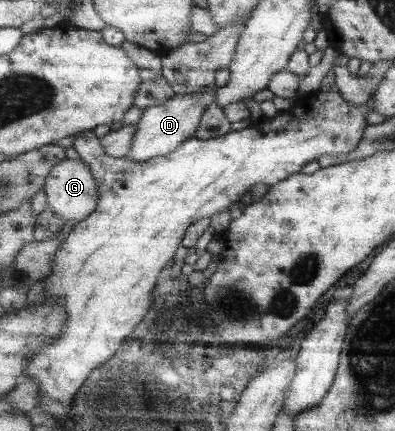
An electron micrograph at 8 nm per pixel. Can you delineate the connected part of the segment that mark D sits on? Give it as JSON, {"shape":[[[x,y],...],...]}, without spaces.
{"shape":[[[213,84],[208,87],[207,91],[203,90],[196,94],[177,94],[165,105],[145,109],[138,122],[137,137],[125,158],[134,162],[144,162],[177,151],[197,133],[201,119],[205,115],[205,109],[216,103],[217,96],[218,87]]]}

